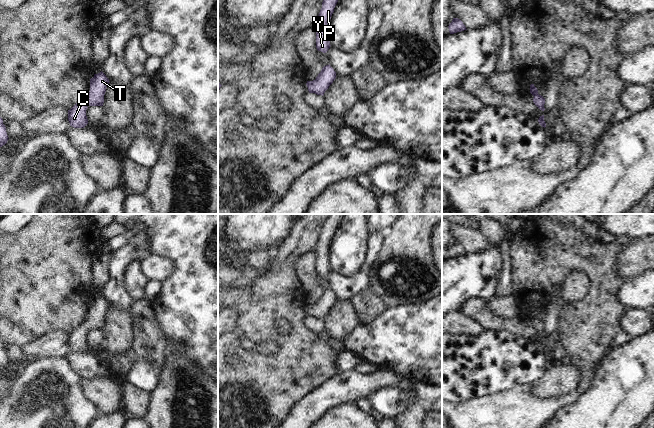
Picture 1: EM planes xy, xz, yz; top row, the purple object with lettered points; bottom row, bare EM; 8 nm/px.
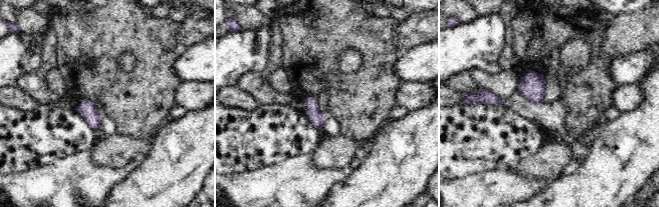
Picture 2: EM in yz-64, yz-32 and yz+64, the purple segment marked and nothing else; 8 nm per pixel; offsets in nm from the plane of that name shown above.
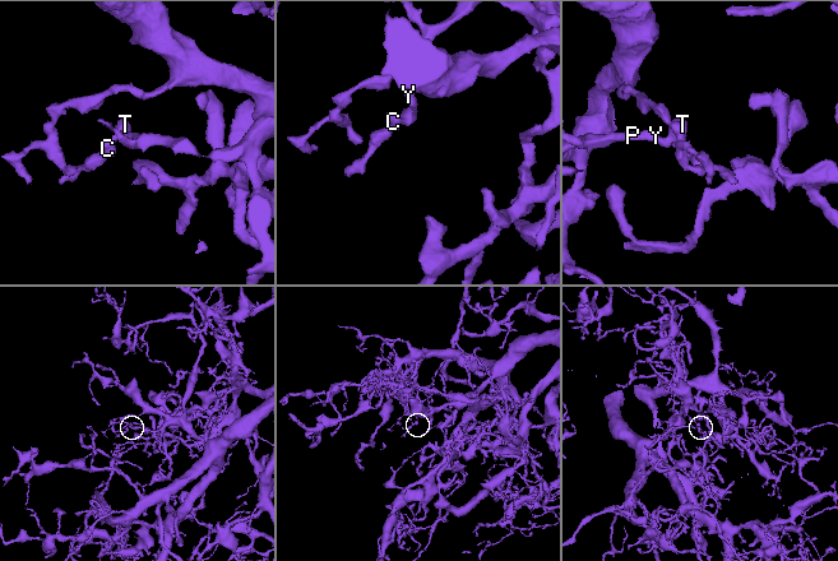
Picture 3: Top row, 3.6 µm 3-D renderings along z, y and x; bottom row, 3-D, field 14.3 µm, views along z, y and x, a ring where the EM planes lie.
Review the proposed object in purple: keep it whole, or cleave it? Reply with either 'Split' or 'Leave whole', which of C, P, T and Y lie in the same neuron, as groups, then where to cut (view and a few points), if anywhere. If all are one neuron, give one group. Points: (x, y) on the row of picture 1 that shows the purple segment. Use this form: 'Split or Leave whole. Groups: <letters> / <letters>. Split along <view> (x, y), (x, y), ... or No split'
Leave whole. Groups: C P T Y. No split

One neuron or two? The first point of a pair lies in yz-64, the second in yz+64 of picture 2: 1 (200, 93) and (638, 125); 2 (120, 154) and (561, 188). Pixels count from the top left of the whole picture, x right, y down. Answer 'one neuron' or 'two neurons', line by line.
1: two neurons
2: two neurons

